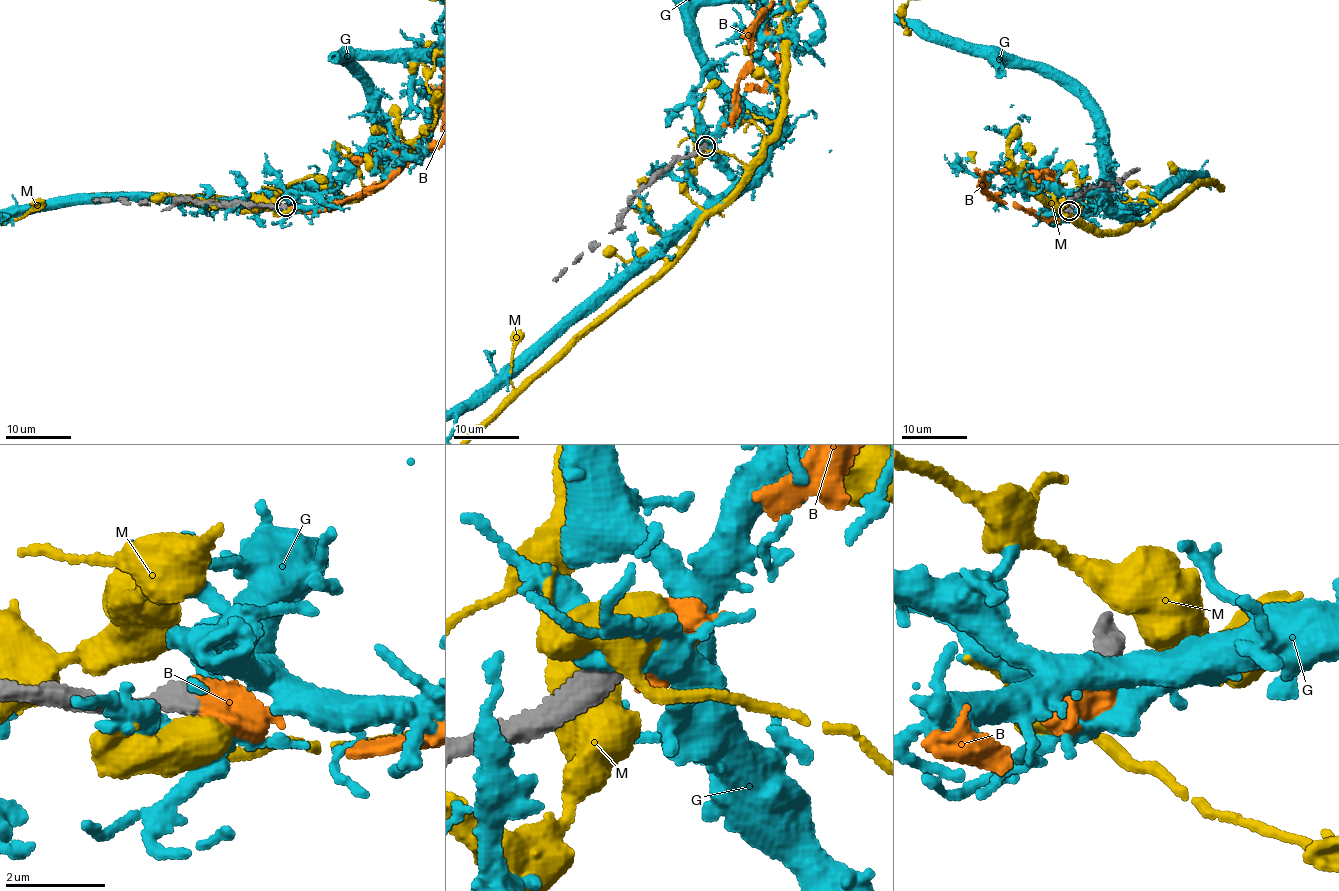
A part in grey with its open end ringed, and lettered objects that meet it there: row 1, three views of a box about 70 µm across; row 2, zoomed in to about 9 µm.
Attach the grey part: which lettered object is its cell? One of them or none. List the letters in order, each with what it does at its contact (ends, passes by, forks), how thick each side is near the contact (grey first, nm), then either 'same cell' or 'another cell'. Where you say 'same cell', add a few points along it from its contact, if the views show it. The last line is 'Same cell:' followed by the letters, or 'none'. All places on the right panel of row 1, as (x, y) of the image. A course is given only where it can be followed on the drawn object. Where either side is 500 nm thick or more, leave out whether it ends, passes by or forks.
B: calibres 550 and 550 nm; same cell
G: calibres 650 and 400 nm; another cell
M: calibres 500 and 550 nm; another cell
Same cell: B

